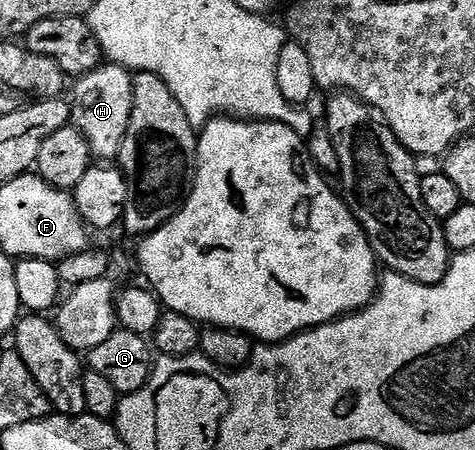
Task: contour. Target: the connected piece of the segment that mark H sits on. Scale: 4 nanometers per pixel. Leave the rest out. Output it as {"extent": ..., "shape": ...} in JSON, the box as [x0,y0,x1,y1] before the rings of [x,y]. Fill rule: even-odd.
{"extent":[71,62,134,162],"shape":[[[103,62],[100,67],[80,77],[71,95],[71,124],[83,134],[89,155],[97,162],[113,162],[121,155],[127,122],[131,122],[134,73],[117,64]]]}

